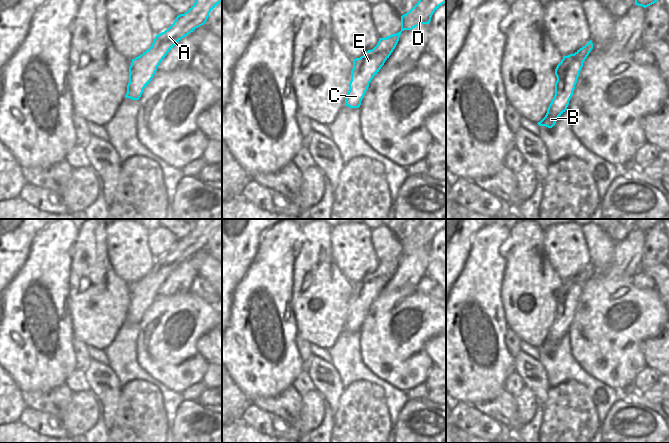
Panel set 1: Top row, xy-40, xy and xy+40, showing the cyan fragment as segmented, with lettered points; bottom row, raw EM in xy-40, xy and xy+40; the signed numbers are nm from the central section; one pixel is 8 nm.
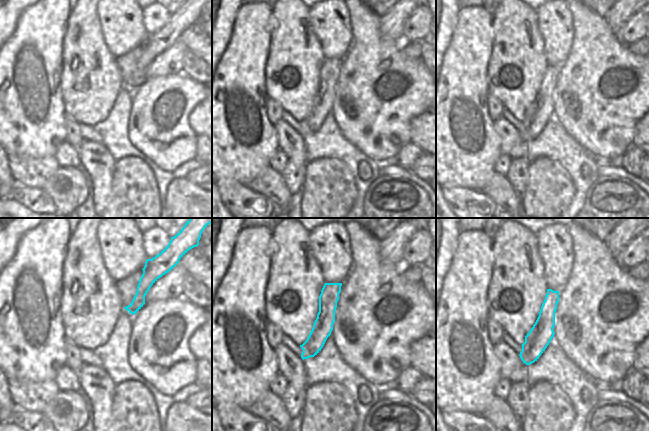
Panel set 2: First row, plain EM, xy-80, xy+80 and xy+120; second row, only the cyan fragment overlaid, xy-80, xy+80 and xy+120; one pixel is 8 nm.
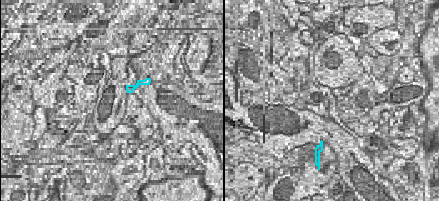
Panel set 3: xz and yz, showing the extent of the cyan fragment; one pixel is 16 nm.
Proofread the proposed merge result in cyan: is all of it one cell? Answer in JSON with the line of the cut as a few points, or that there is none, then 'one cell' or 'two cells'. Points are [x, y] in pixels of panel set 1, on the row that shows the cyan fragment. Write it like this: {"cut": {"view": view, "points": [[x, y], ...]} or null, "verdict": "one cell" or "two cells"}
{"cut": null, "verdict": "one cell"}

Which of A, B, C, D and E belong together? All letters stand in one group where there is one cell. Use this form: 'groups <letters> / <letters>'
groups A B C D E

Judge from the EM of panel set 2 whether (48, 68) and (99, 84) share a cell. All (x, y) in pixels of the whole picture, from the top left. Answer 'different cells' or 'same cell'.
different cells

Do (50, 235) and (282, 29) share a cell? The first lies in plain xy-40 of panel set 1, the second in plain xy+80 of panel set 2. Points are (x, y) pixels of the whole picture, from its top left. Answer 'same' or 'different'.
different

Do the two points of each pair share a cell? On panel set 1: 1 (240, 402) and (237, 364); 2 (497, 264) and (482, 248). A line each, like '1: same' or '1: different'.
1: different
2: same

